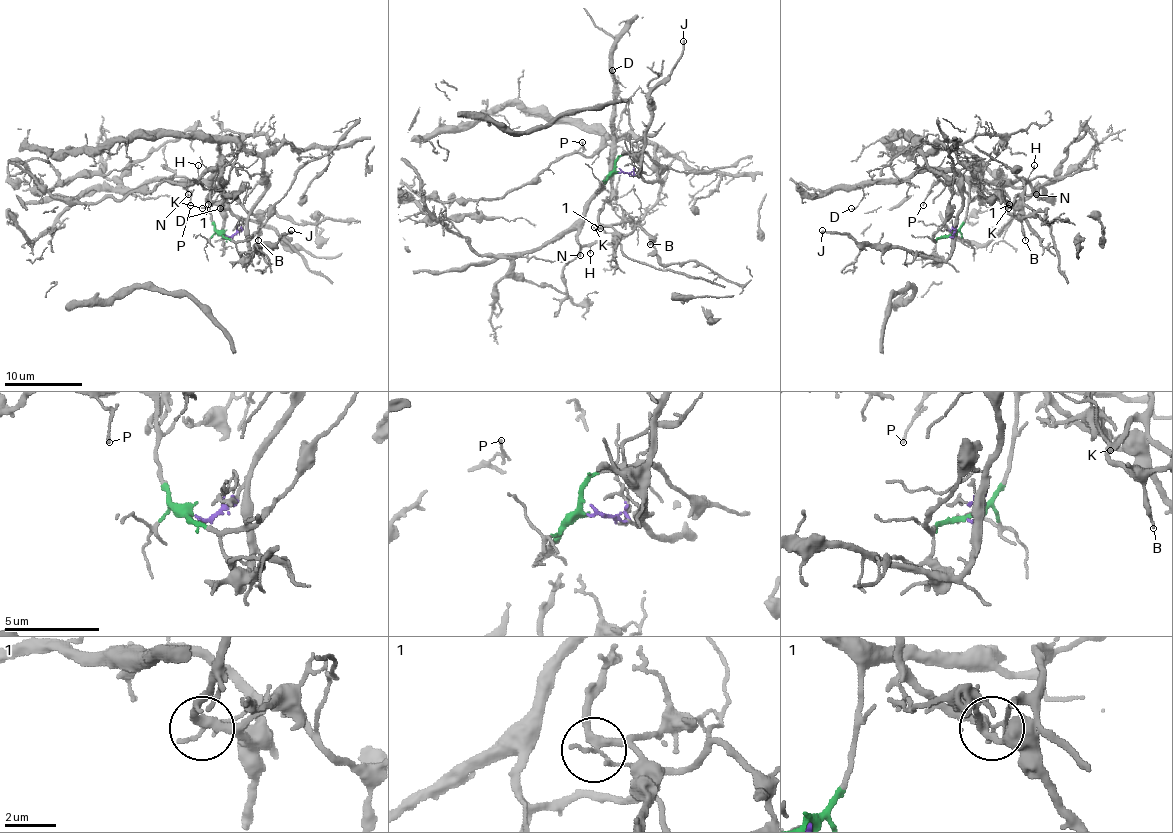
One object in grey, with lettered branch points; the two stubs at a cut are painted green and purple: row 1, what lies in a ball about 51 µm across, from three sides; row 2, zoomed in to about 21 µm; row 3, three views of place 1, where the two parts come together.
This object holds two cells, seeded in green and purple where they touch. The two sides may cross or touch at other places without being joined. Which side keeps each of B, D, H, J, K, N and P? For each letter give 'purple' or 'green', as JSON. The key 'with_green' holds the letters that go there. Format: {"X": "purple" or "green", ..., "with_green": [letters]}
{"B": "green", "D": "green", "H": "green", "J": "purple", "K": "green", "N": "green", "P": "green", "with_green": ["B", "D", "H", "K", "N", "P"]}

